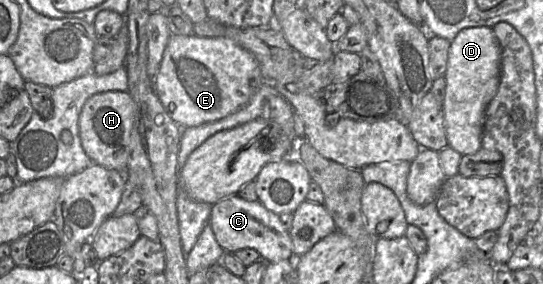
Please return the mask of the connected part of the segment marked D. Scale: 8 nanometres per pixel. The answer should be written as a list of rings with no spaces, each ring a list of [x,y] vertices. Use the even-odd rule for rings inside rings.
[[[492,27],[462,29],[451,41],[444,74],[446,87],[442,101],[448,146],[462,156],[481,148],[485,111],[500,82],[501,48]]]

